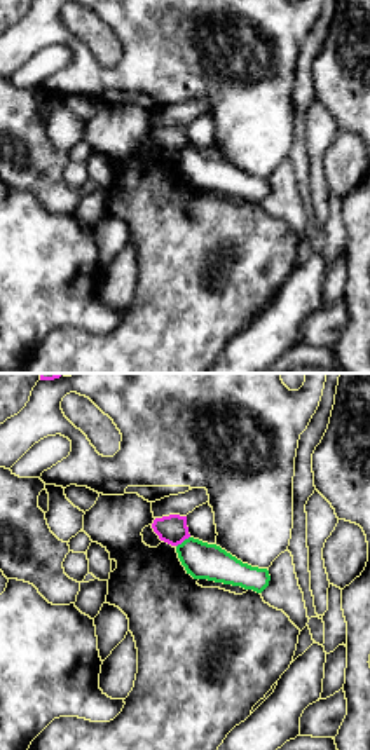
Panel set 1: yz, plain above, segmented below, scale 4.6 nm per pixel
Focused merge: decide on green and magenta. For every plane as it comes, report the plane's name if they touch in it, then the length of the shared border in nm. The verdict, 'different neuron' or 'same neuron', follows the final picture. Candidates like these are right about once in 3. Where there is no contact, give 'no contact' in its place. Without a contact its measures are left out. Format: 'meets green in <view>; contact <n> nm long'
meets green in yz; contact 80 nm long

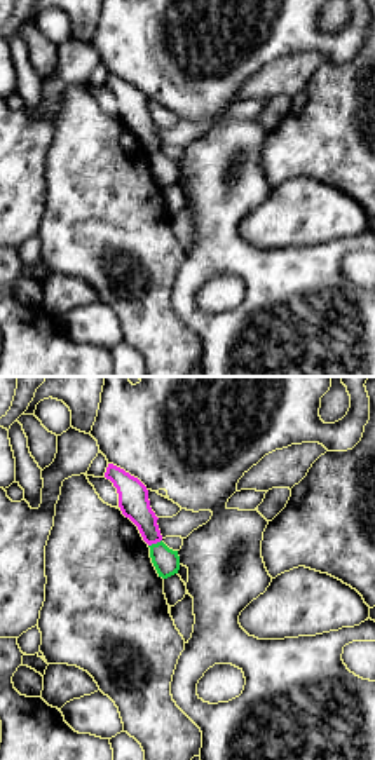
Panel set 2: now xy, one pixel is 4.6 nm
meets green in xy; contact 70 nm long

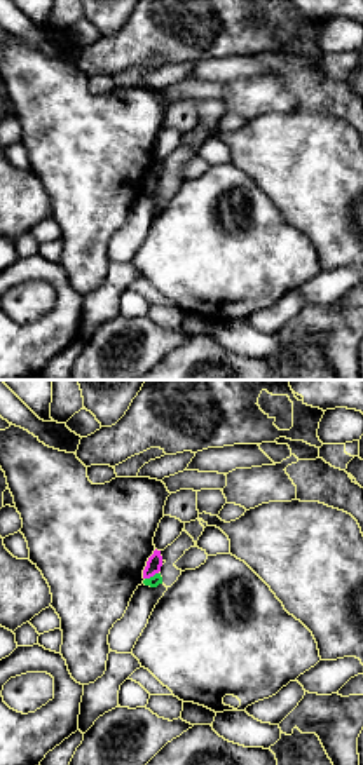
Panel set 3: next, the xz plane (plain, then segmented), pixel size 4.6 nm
meets green in xz; contact 70 nm long

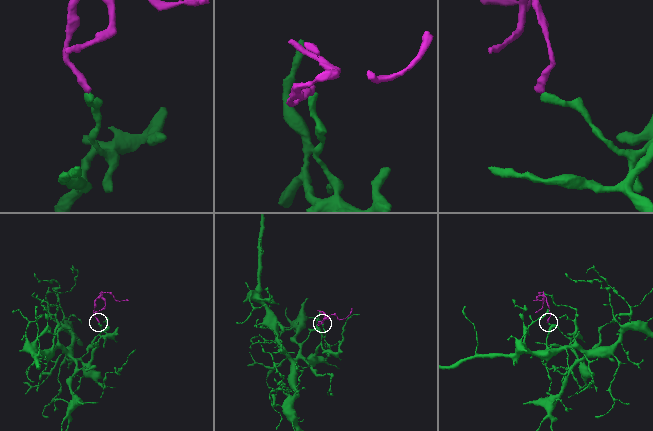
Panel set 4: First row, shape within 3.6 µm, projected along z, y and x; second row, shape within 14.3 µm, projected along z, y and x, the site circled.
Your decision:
different neuron

